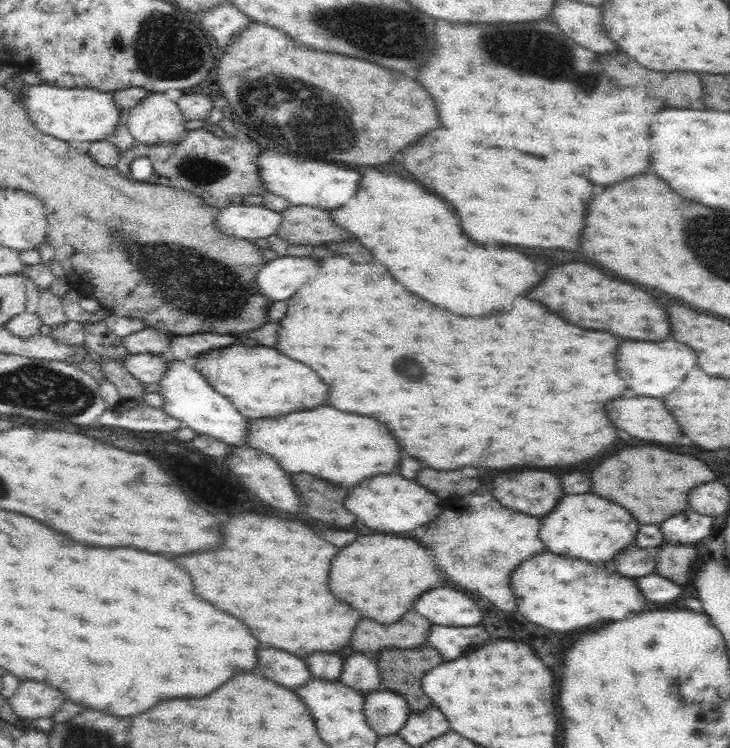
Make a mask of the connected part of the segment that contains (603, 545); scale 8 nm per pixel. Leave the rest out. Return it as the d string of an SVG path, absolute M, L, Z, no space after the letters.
M588 492L562 496L550 512L539 517L539 521L538 539L546 551L603 565L608 564L615 552L634 542L638 528L620 506Z

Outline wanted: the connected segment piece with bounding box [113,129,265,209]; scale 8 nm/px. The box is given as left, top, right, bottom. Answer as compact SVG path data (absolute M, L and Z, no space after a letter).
M200 129L186 132L186 136L177 141L156 144L142 144L140 141L135 141L131 148L119 150L113 169L120 176L130 178L128 172L130 162L134 158L145 156L152 159L154 167L150 184L160 184L190 192L206 205L216 209L242 205L242 198L246 195L259 196L262 191L265 191L260 184L254 164L261 150L254 148L254 144L244 136L246 134L220 140L220 138L216 139L212 132Z

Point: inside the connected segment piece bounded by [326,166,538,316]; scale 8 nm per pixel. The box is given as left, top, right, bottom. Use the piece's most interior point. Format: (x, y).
(413, 234)

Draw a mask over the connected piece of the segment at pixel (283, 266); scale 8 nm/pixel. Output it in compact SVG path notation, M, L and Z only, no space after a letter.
M282 256L263 264L256 273L254 284L260 296L269 302L286 300L316 274L317 258Z

